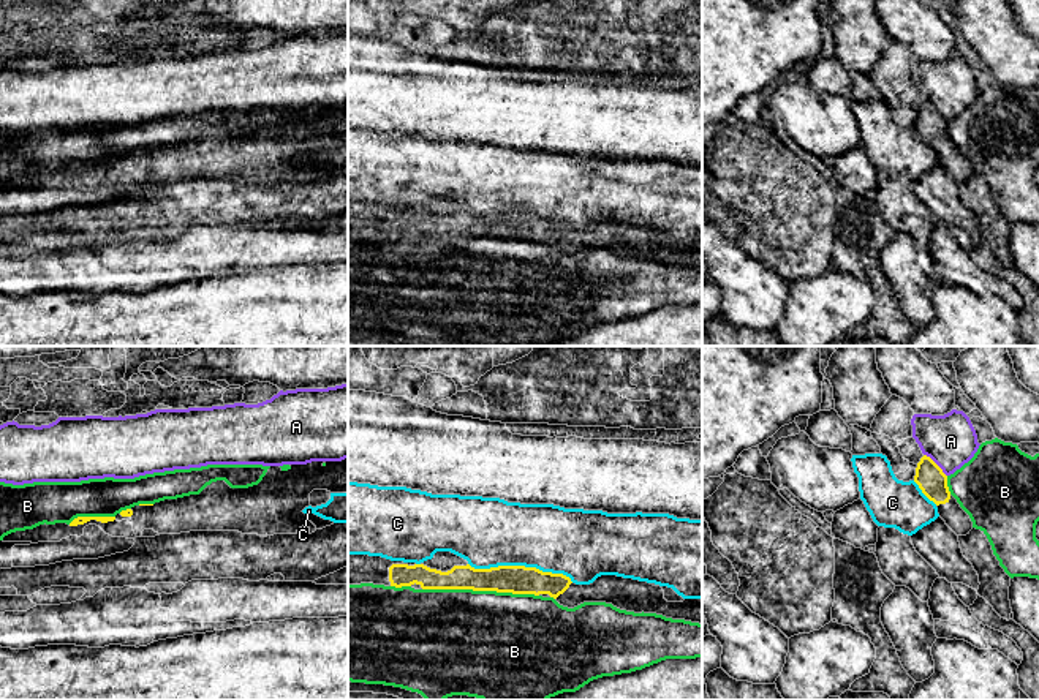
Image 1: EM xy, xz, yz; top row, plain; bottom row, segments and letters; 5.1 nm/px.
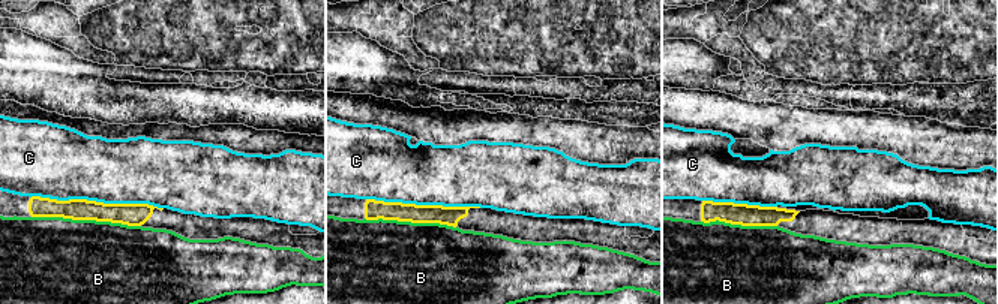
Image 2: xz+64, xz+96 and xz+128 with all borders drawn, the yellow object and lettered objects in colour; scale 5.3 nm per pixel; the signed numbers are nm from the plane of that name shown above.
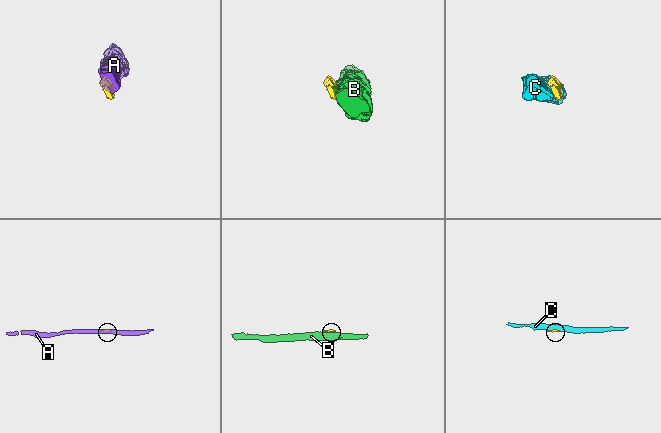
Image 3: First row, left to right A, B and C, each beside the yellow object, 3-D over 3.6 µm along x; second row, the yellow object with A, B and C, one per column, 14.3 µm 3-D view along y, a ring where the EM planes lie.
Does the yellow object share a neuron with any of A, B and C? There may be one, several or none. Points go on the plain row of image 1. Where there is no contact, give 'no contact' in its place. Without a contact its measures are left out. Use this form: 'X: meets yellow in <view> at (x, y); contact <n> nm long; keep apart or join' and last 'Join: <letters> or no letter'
A: meets yellow in yz at (936, 111); contact 170 nm long; keep apart
B: meets yellow in xz at (481, 236); contact 600 nm long; keep apart
C: meets yellow in xz at (521, 212); contact 550 nm long; keep apart
Join: no letter

